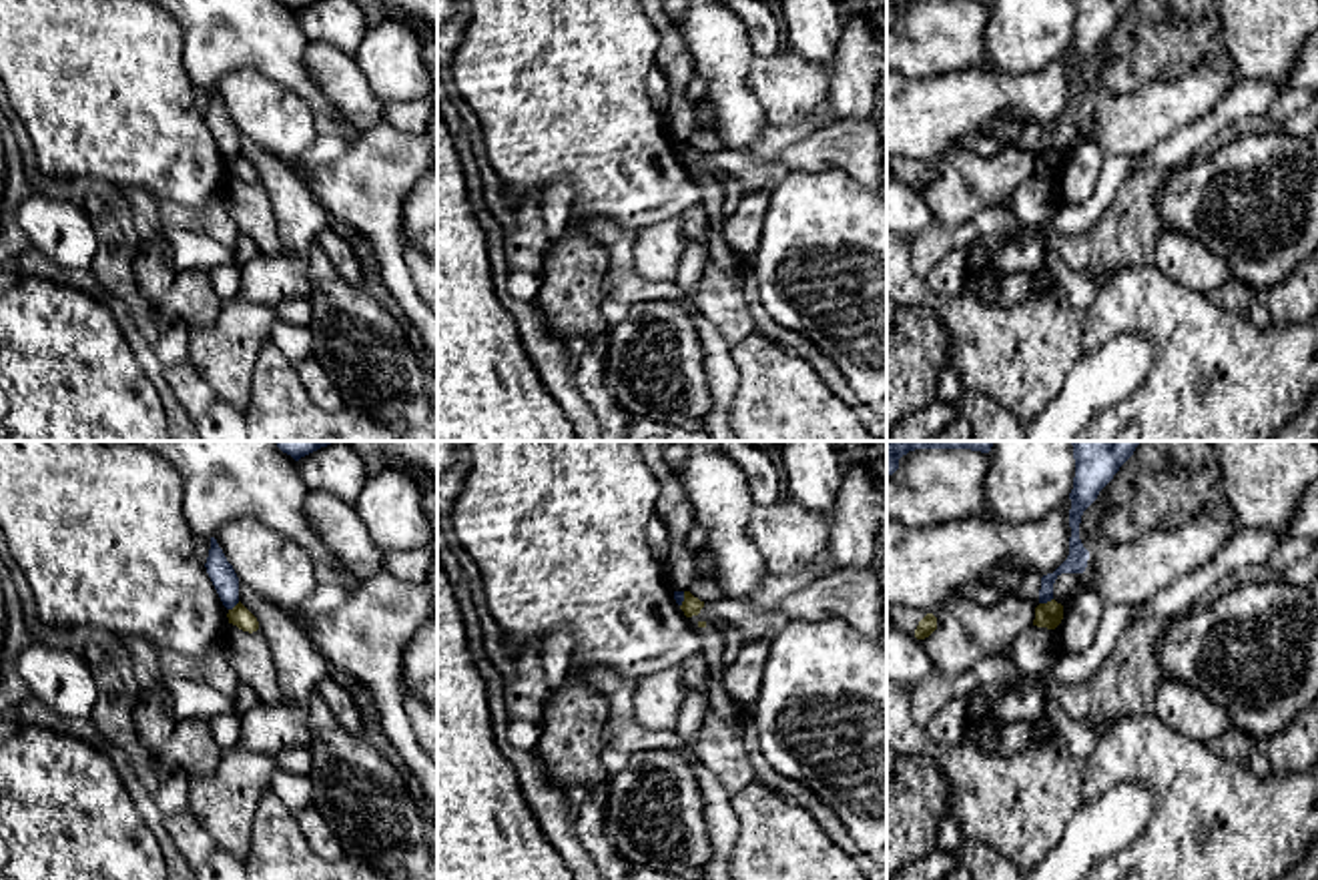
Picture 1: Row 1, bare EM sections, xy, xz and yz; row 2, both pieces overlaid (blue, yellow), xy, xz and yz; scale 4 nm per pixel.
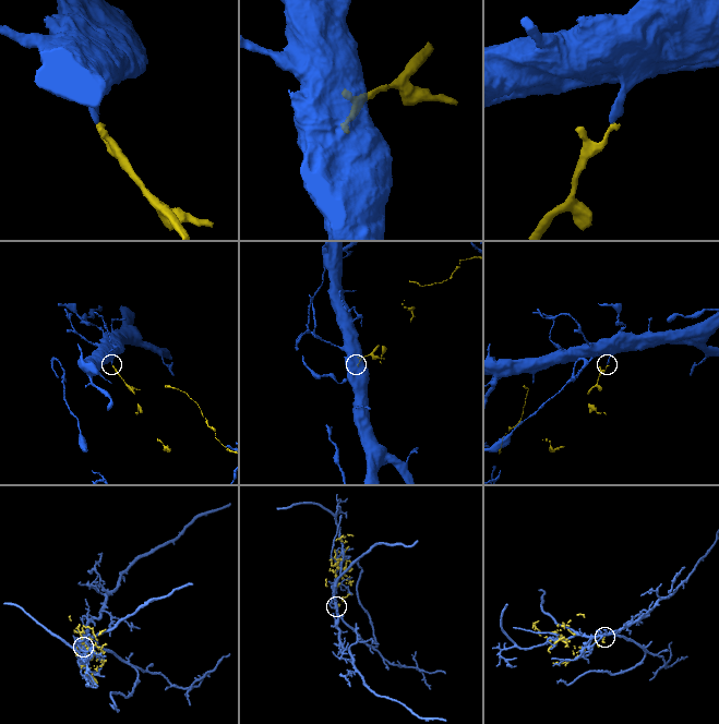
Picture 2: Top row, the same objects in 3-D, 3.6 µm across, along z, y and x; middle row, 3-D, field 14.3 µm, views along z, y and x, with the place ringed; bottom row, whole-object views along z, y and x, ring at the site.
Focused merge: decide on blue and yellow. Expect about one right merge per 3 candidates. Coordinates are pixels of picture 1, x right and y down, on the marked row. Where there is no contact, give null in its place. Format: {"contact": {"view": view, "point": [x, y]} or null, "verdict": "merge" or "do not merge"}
{"contact": {"view": "yz", "point": [1046, 602]}, "verdict": "do not merge"}

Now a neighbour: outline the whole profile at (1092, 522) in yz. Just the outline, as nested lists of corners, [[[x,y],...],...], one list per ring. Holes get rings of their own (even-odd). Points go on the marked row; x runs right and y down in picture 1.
[[[1097,495],[1097,499],[1083,511],[1079,523],[1079,539],[1085,549],[1089,549],[1095,535],[1103,531],[1103,523],[1105,523],[1105,503]]]

